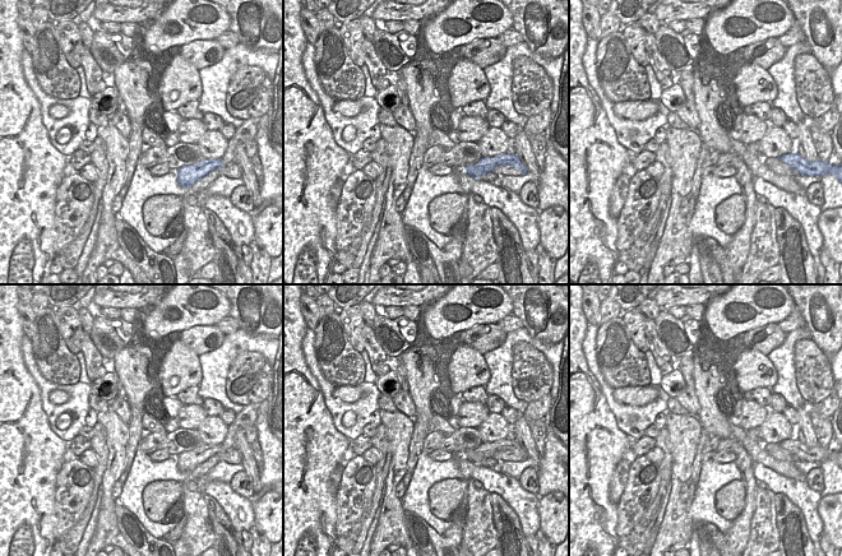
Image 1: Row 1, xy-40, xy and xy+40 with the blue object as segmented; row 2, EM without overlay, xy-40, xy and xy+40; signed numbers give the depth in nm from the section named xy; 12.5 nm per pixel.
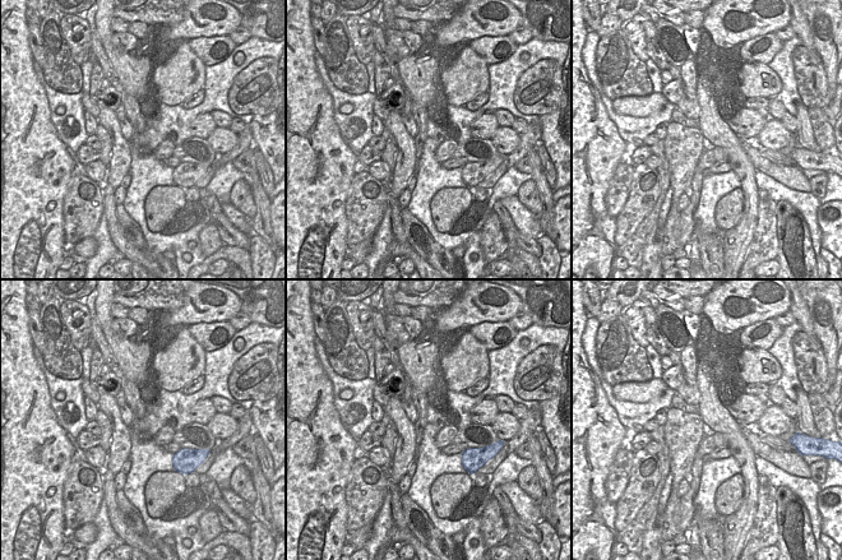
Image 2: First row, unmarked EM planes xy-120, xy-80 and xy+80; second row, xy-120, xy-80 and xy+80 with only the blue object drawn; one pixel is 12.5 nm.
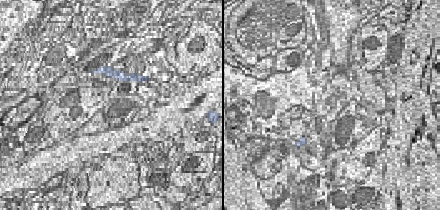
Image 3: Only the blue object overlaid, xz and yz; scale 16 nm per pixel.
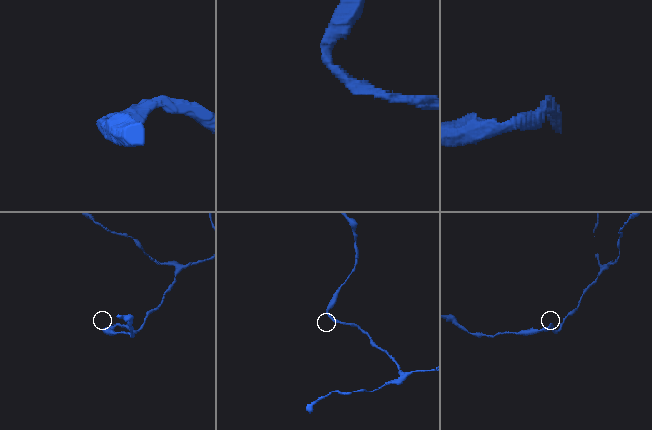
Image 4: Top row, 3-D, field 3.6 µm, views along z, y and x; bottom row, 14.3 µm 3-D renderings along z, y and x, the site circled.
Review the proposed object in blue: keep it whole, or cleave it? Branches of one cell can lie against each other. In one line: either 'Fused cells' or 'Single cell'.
Single cell.

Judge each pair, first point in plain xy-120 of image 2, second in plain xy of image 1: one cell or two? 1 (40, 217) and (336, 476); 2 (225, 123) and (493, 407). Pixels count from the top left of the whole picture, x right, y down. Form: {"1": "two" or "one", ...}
{"1": "two", "2": "one"}

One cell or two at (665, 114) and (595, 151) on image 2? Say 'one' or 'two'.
two

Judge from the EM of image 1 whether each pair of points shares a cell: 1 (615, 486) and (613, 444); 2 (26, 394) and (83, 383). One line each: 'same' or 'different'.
1: different
2: different

